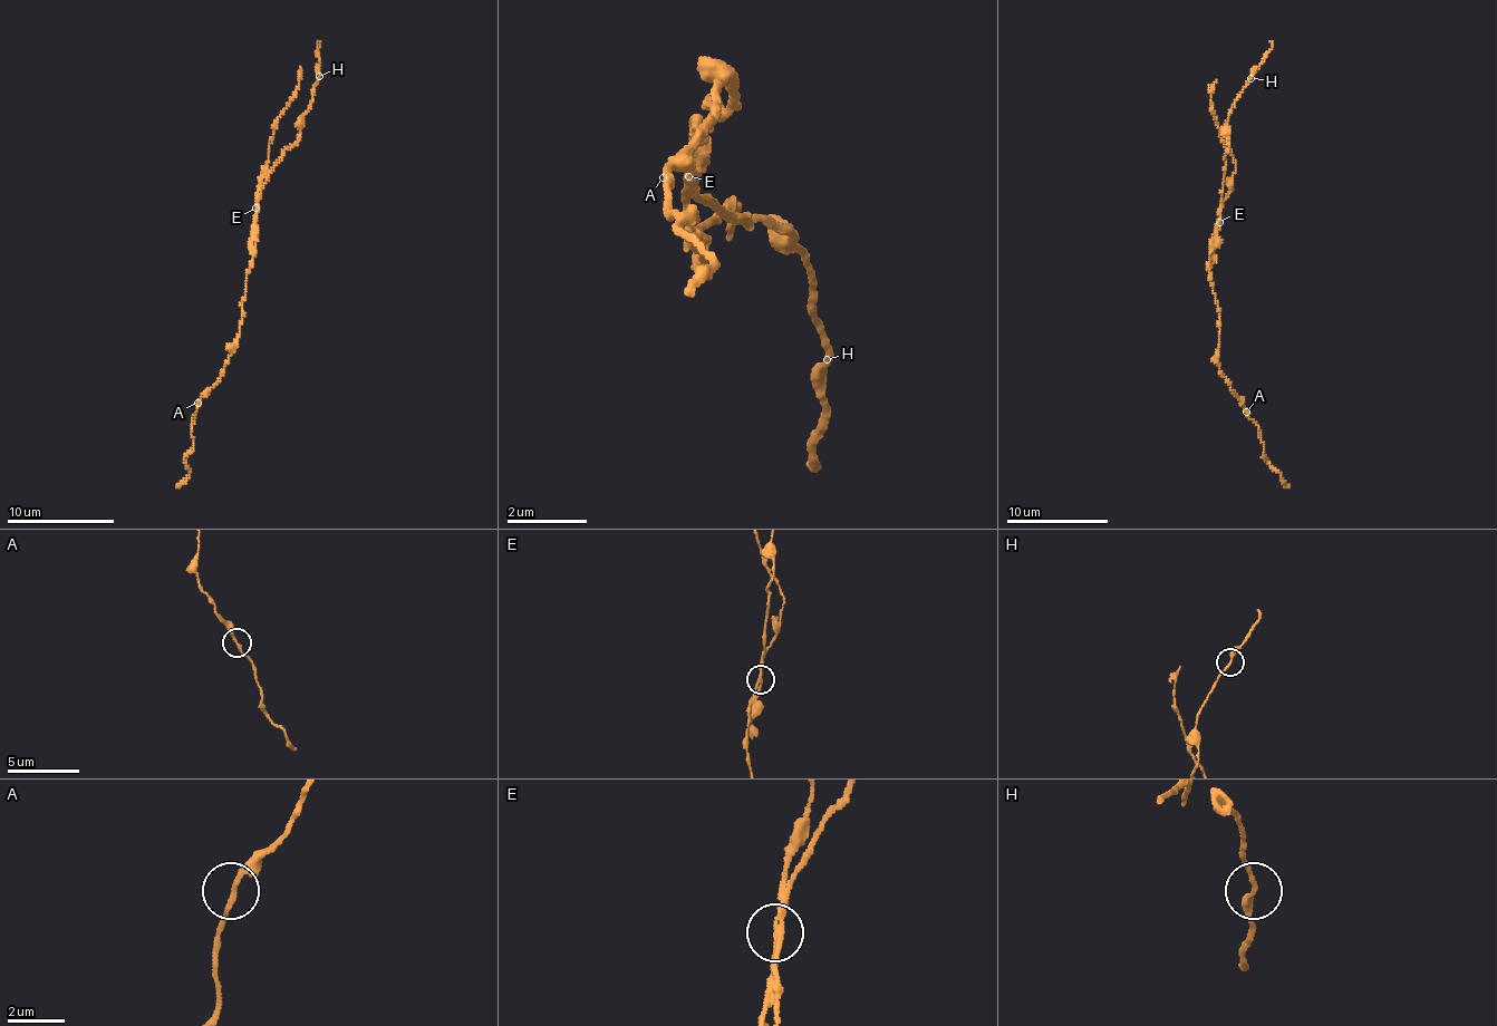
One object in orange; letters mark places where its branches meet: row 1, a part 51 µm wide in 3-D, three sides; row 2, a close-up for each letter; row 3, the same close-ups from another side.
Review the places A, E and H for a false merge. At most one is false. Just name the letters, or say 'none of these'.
E

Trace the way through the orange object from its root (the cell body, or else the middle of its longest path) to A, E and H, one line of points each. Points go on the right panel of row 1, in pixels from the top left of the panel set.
A: (1209, 268), (1219, 313), (1217, 366), (1246, 412)
E: (1209, 268), (1211, 240), (1220, 222)
H: (1209, 268), (1211, 240), (1220, 216), (1224, 160), (1228, 147), (1228, 113), (1237, 95), (1252, 78)

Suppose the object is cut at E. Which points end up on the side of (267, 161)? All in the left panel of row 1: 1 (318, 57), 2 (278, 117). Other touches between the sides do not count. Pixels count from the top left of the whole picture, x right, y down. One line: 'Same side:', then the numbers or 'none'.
Same side: 2

